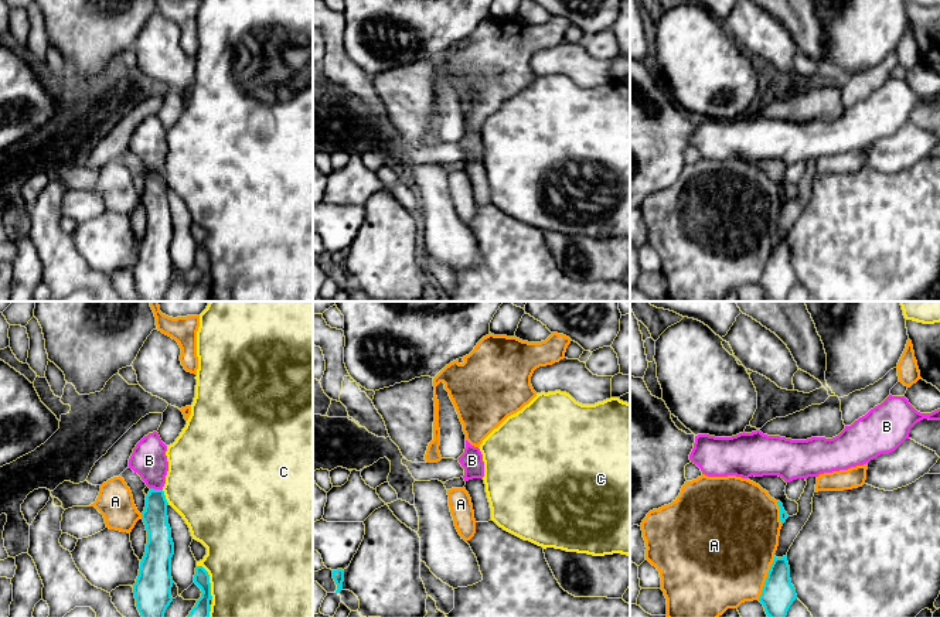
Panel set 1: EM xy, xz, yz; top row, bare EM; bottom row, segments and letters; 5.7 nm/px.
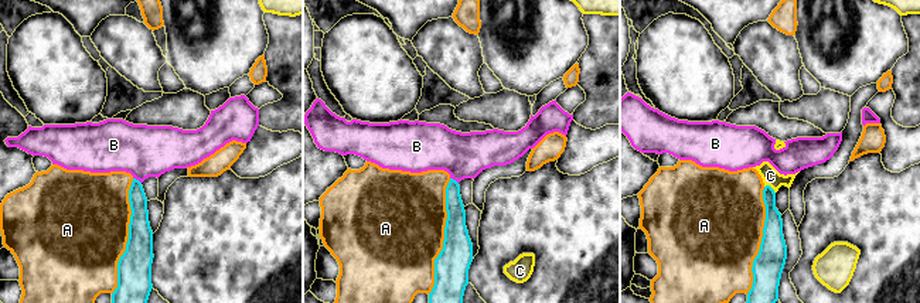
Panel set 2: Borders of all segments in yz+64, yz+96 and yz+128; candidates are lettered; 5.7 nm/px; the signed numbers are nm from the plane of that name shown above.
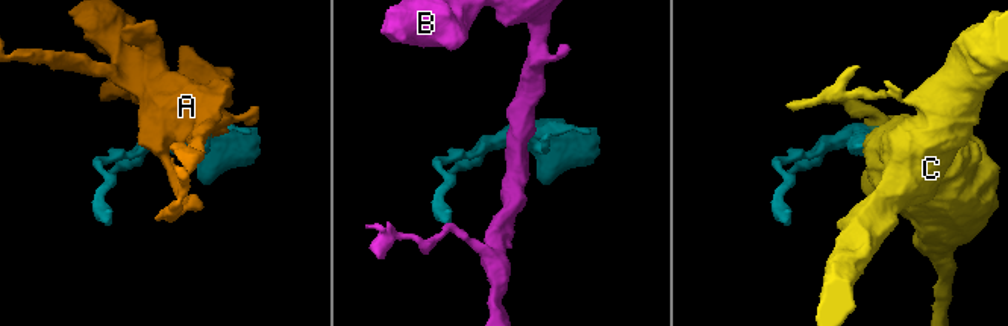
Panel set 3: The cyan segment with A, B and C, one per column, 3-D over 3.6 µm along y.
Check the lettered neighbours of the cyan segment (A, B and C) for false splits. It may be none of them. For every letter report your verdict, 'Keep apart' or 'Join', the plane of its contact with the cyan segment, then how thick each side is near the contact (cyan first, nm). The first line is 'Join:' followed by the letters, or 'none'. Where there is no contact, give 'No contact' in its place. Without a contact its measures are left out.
Join: none
A: Keep apart. Touches cyan in yz. Thickness 190 nm (cyan) against 500 nm
B: Keep apart. Touches cyan in xy. Thickness 140 nm (cyan) against 200 nm
C: Keep apart. Touches cyan in xy. Thickness 90 nm (cyan) against 480 nm

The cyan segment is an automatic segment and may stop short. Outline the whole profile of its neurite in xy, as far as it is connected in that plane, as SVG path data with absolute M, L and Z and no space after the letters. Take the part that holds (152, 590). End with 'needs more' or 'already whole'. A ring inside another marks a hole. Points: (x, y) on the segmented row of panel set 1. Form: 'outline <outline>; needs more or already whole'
outline M150 488L142 512L147 531L146 552L133 584L136 607L142 617L164 617L167 607L173 601L171 558L174 543L167 505L164 491Z; already whole

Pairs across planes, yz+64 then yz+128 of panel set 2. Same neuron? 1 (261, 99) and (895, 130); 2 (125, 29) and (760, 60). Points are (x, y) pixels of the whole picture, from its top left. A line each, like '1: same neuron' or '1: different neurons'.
1: same neuron
2: same neuron

